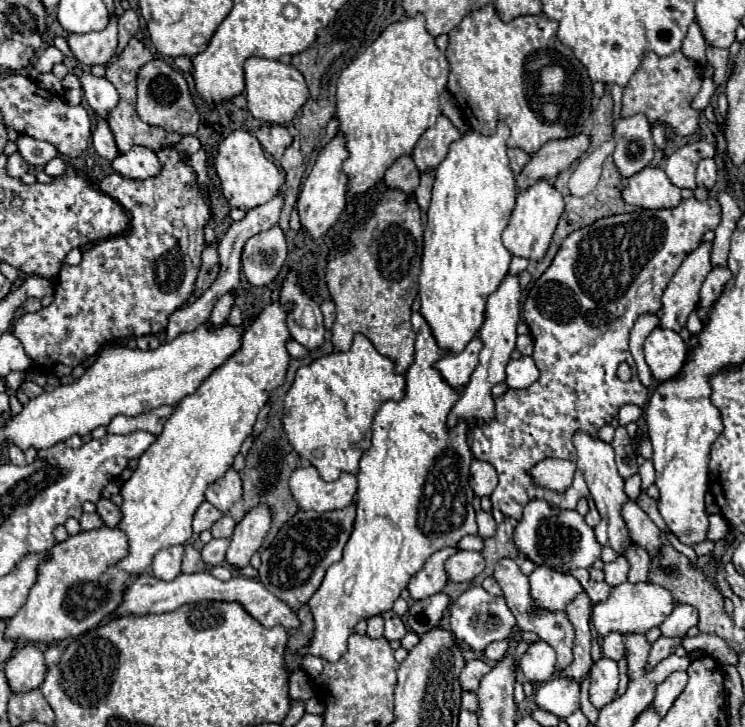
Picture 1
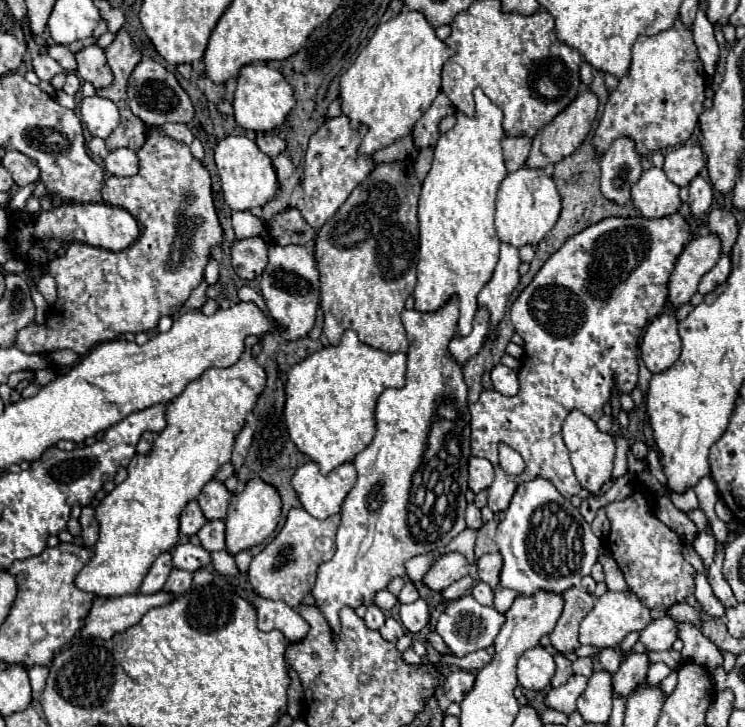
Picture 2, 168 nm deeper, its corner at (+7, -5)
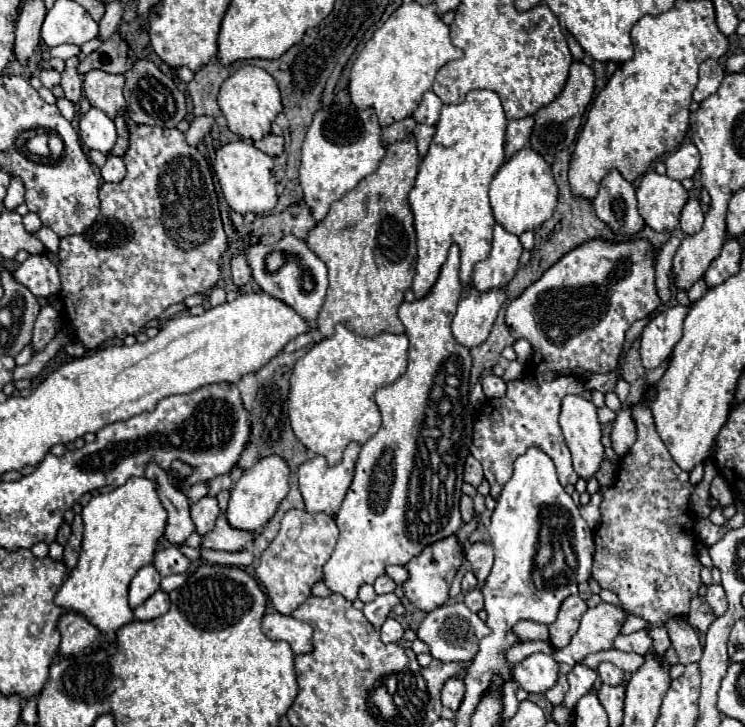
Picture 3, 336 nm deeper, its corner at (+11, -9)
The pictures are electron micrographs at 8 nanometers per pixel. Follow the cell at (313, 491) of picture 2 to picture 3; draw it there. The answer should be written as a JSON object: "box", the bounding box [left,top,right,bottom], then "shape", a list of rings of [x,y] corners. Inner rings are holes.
{"box":[299,441,361,515],"shape":[[[353,441],[345,449],[343,459],[337,465],[327,465],[325,457],[315,455],[313,459],[305,461],[299,467],[299,491],[301,491],[303,499],[305,499],[305,509],[309,513],[327,513],[327,515],[335,515],[337,513],[337,509],[341,507],[343,497],[345,497],[345,493],[347,493],[347,489],[349,489],[349,485],[353,481],[353,469],[355,469],[355,461],[357,461],[359,449],[361,449],[361,445]]]}

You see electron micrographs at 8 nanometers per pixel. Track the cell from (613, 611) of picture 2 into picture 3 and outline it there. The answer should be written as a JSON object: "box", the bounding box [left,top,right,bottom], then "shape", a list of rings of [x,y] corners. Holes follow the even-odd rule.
{"box":[553,603,627,667],"shape":[[[599,603],[597,607],[587,609],[569,645],[555,650],[553,659],[557,663],[567,663],[569,667],[573,667],[591,653],[611,649],[613,639],[621,631],[625,617],[627,613],[623,609],[609,603]]]}

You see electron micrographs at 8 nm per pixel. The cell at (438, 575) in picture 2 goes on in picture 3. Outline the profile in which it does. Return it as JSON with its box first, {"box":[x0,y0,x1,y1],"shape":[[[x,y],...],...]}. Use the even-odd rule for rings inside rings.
{"box":[403,535,465,613],"shape":[[[449,535],[437,543],[431,543],[429,547],[425,547],[425,551],[421,551],[421,555],[413,557],[405,567],[409,571],[409,579],[403,583],[403,591],[405,591],[405,597],[421,611],[429,613],[433,611],[435,607],[443,605],[447,599],[449,599],[449,587],[451,587],[451,581],[457,573],[457,569],[461,567],[461,561],[463,561],[465,553],[463,553],[463,547],[461,543],[457,541],[457,535]]]}

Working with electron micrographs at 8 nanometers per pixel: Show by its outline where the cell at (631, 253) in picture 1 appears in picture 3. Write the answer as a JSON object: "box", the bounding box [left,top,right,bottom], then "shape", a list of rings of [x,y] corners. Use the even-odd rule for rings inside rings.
{"box":[471,239,661,499],"shape":[[[593,239],[593,241],[589,241],[589,243],[583,243],[581,247],[573,249],[573,251],[567,253],[567,255],[563,255],[549,271],[545,271],[545,275],[543,275],[537,283],[533,283],[531,287],[527,287],[521,297],[517,297],[515,301],[509,303],[507,313],[505,313],[505,321],[507,321],[507,327],[509,327],[511,335],[513,335],[515,339],[527,339],[527,341],[533,345],[533,351],[535,351],[535,353],[533,353],[531,365],[529,365],[531,371],[527,371],[527,375],[525,375],[523,379],[509,381],[509,383],[507,383],[507,393],[505,393],[503,397],[499,397],[499,399],[491,399],[491,401],[485,405],[485,409],[477,415],[477,421],[475,421],[473,443],[471,443],[471,455],[483,465],[485,479],[489,481],[489,485],[491,485],[491,495],[493,495],[495,499],[497,499],[497,495],[501,493],[501,487],[503,487],[503,485],[509,481],[509,477],[511,477],[513,461],[515,461],[519,455],[523,455],[531,445],[541,447],[541,449],[555,461],[557,475],[559,475],[559,481],[561,481],[563,485],[567,485],[567,483],[575,485],[575,483],[577,483],[579,475],[577,475],[577,471],[575,471],[573,465],[571,465],[571,453],[569,453],[569,447],[567,447],[567,443],[565,443],[565,437],[563,437],[561,425],[559,425],[559,411],[561,411],[561,399],[563,399],[565,395],[569,395],[569,393],[579,393],[579,395],[591,399],[591,393],[583,387],[583,381],[581,381],[581,379],[577,379],[577,377],[565,377],[565,375],[555,375],[553,369],[583,367],[583,369],[589,369],[589,371],[595,371],[595,373],[609,373],[611,369],[617,369],[617,367],[619,367],[619,355],[621,355],[621,349],[623,349],[623,343],[625,343],[625,333],[627,333],[627,329],[629,329],[637,319],[643,319],[643,317],[647,317],[649,313],[653,313],[659,305],[661,305],[661,301],[659,301],[659,295],[657,295],[657,289],[655,289],[655,253],[653,253],[651,243],[649,243],[649,241],[643,241],[643,239],[641,239],[641,241],[629,241],[629,243],[611,243],[611,241],[603,241],[603,239]],[[591,291],[595,291],[595,295],[601,295],[601,299],[599,299],[599,301],[601,301],[601,311],[583,311],[585,307],[589,307],[589,303],[585,301],[585,297],[587,297],[587,293],[591,293]]]}

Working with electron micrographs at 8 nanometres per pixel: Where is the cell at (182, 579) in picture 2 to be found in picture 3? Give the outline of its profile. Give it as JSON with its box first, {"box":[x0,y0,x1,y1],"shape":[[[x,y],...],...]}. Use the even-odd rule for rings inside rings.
{"box":[135,591,169,621],"shape":[[[157,591],[143,605],[135,609],[135,617],[139,621],[151,621],[151,619],[161,617],[167,611],[169,611],[169,595],[163,591]]]}

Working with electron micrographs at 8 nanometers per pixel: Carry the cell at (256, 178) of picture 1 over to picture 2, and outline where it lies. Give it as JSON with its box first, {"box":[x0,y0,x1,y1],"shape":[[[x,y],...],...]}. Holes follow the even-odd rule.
{"box":[215,135,279,211],"shape":[[[231,135],[217,143],[215,147],[215,163],[221,177],[221,191],[225,203],[233,211],[249,211],[253,207],[263,207],[269,199],[275,197],[279,189],[279,181],[271,159],[259,151],[255,141],[247,139],[245,135]]]}

